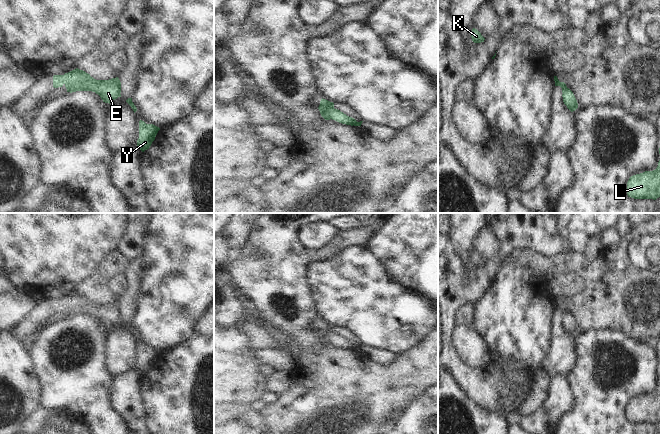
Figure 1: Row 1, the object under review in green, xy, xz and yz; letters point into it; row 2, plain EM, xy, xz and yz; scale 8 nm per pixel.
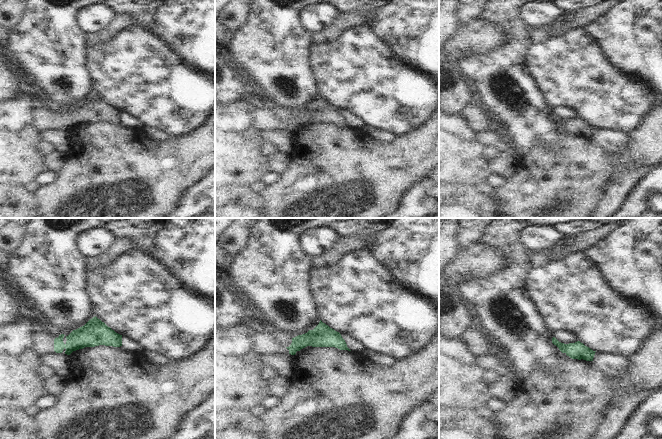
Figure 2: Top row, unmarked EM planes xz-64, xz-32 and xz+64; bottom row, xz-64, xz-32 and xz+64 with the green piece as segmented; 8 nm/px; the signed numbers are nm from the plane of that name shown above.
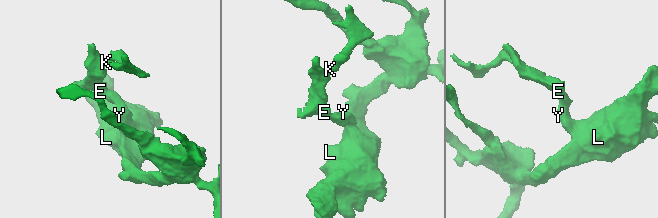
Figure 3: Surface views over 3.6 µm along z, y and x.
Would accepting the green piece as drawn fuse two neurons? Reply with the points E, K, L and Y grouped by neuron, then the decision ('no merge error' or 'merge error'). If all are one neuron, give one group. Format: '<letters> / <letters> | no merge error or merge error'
E K L Y | no merge error

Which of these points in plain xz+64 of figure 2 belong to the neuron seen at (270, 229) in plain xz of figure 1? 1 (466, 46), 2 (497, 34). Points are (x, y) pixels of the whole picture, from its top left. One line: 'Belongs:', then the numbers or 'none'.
Belongs: none

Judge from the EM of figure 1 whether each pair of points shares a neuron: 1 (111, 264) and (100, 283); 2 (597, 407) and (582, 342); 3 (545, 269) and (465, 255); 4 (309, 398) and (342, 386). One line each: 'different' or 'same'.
1: same
2: same
3: different
4: same

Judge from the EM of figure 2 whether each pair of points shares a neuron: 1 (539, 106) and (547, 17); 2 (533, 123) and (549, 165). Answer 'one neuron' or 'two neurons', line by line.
1: two neurons
2: two neurons

